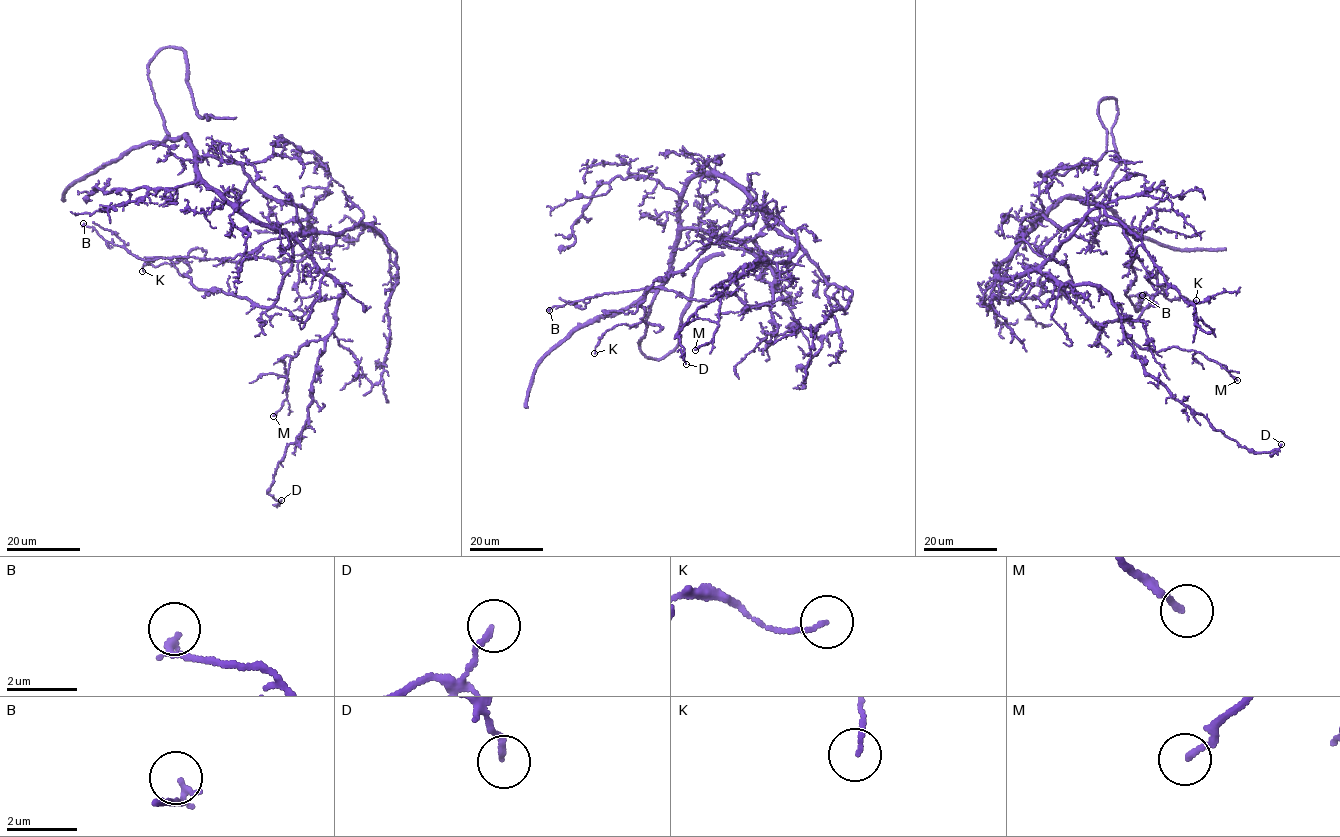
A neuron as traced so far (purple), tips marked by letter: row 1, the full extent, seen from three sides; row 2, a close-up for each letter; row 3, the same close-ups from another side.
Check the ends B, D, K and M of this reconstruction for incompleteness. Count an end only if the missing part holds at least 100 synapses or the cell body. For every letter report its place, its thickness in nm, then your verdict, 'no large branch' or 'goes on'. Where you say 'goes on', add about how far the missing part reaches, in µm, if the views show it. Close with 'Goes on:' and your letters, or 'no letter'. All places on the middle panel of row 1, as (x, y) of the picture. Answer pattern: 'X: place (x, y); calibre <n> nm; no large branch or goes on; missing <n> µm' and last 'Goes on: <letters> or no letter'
B: place (549, 310); calibre 170 nm; no large branch
D: place (686, 364); calibre 150 nm; no large branch
K: place (594, 353); calibre 120 nm; no large branch
M: place (695, 350); calibre 150 nm; no large branch
Goes on: no letter

